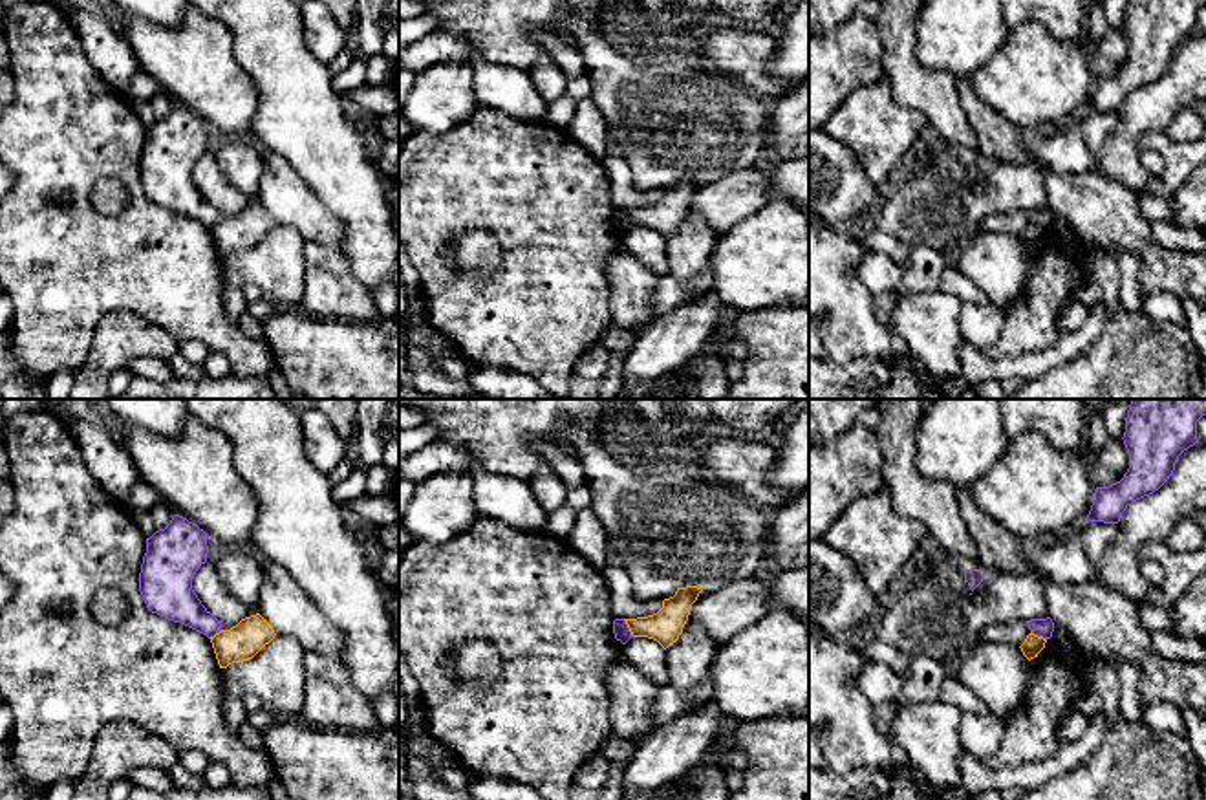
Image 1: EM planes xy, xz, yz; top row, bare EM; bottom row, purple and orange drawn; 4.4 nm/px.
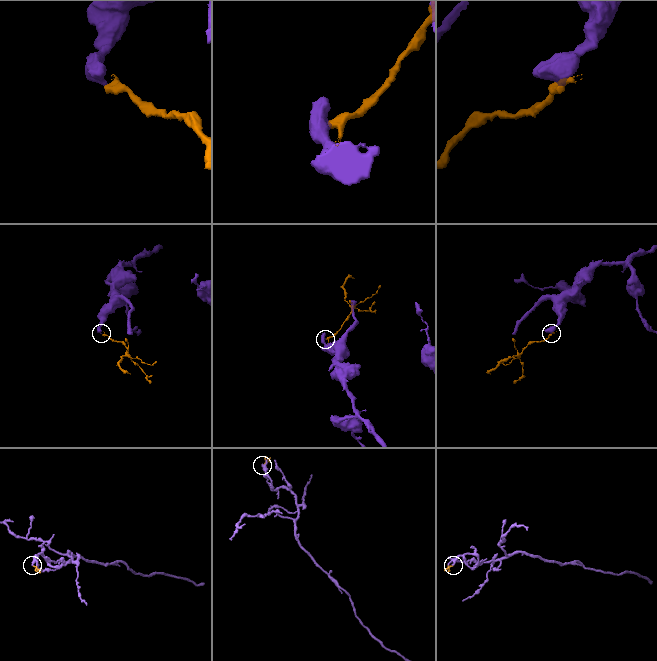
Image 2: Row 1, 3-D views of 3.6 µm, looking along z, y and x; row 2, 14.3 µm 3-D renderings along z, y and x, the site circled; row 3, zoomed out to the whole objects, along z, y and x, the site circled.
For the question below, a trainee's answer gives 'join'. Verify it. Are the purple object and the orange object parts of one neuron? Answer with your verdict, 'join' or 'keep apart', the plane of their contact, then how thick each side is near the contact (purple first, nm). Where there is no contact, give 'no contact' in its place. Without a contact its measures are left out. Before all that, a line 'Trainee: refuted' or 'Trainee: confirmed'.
Trainee: refuted
keep apart; meets purple in xz; 70 nm thick on the purple side, 150 nm on the other

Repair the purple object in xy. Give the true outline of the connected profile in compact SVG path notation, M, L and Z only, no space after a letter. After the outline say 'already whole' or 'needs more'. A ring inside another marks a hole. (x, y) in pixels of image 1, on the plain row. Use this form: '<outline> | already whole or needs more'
M174 104L165 119L146 128L139 181L152 203L181 212L210 229L221 222L221 211L201 194L192 179L192 168L207 152L207 143L207 123Z | already whole

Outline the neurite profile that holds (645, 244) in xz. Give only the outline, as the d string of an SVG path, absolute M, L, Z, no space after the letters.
M631 227L622 238L622 245L659 278L670 271L664 243L666 240L648 227Z

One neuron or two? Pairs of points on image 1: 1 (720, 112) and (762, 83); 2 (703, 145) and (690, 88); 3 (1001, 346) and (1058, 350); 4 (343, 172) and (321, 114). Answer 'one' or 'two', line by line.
1: two
2: one
3: two
4: one

